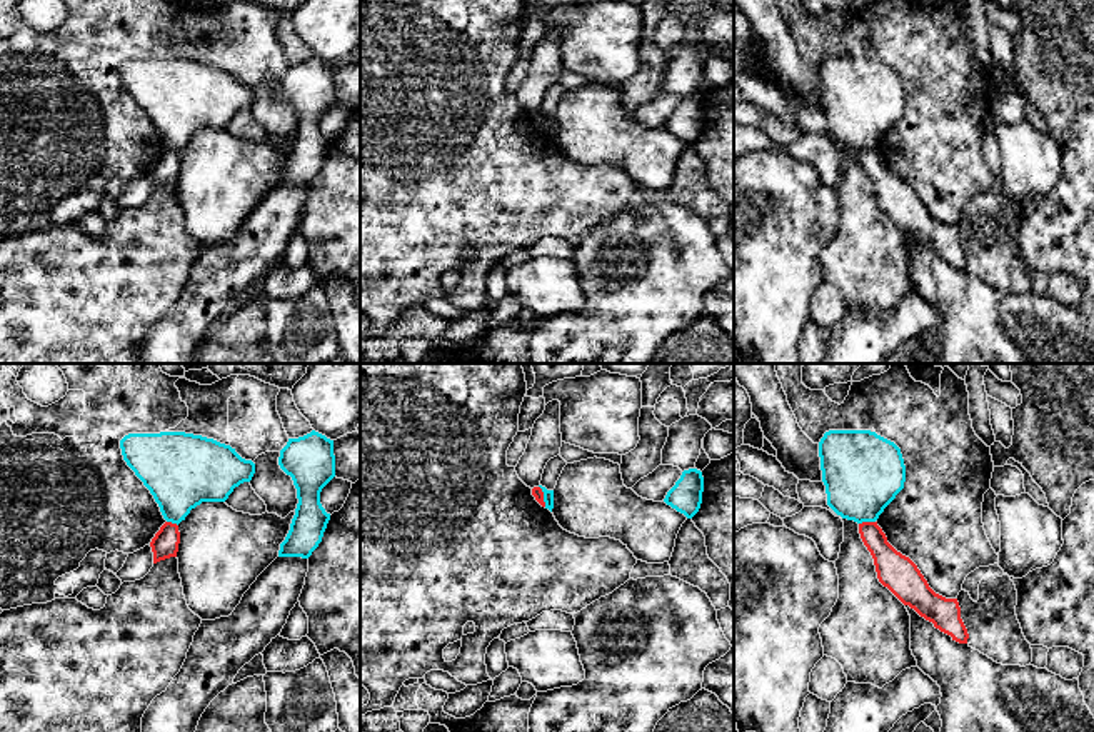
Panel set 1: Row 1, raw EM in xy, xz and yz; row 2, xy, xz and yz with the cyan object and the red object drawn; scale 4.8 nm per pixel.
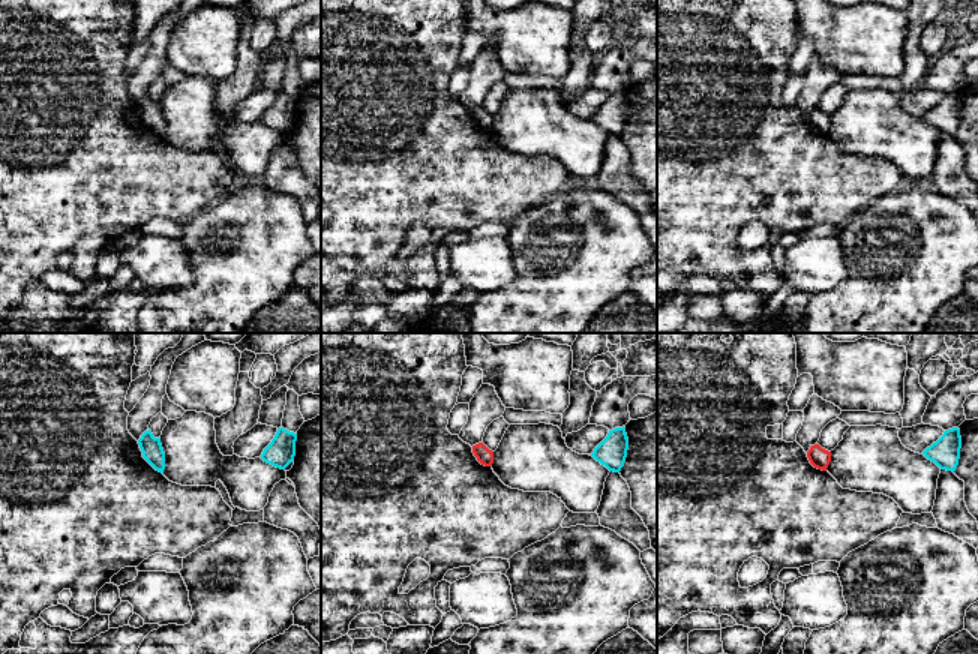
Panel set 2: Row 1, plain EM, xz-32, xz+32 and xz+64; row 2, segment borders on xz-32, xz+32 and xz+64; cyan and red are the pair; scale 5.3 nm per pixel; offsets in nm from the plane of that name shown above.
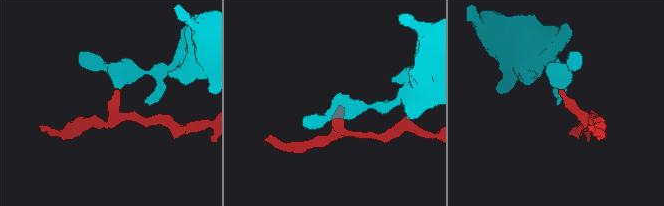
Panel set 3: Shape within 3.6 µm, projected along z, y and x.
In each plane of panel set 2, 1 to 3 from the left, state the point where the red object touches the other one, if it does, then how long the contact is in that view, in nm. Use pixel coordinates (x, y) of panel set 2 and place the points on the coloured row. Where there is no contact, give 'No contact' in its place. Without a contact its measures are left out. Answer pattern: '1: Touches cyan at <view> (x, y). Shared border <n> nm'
1: No contact
2: No contact
3: No contact

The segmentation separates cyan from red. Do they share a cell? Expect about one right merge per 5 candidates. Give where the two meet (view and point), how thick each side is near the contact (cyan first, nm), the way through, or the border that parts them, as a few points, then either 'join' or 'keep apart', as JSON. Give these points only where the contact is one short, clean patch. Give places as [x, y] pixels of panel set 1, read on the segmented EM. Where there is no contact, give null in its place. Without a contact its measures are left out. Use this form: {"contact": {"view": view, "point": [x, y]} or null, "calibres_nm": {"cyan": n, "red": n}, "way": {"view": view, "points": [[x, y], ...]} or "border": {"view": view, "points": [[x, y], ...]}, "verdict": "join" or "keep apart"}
{"contact": {"view": "yz", "point": [866, 521]}, "calibres_nm": {"cyan": 380, "red": 160}, "border": {"view": "yz", "points": [[874, 521], [859, 524]]}, "verdict": "keep apart"}

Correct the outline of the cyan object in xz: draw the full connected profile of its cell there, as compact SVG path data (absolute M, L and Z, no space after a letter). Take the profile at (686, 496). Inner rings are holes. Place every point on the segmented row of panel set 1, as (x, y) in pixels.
M697 469L684 470L675 485L667 492L664 502L692 519L702 504L704 477Z

